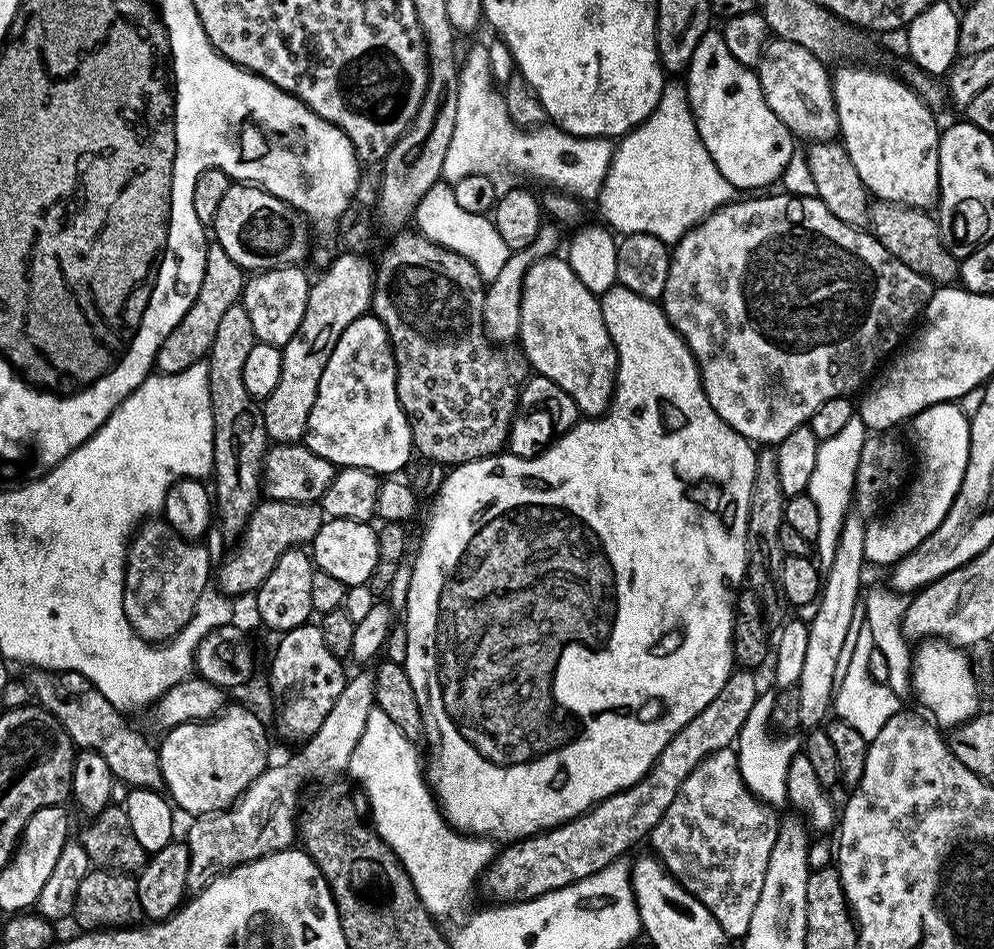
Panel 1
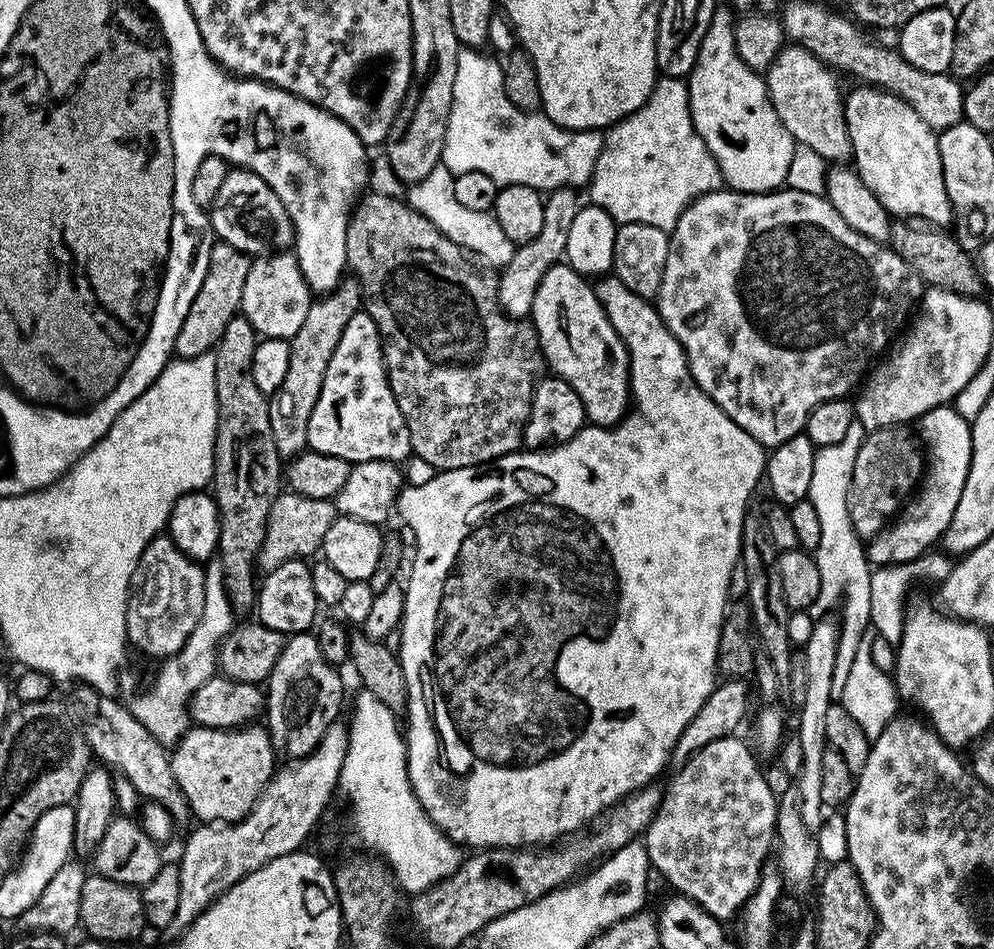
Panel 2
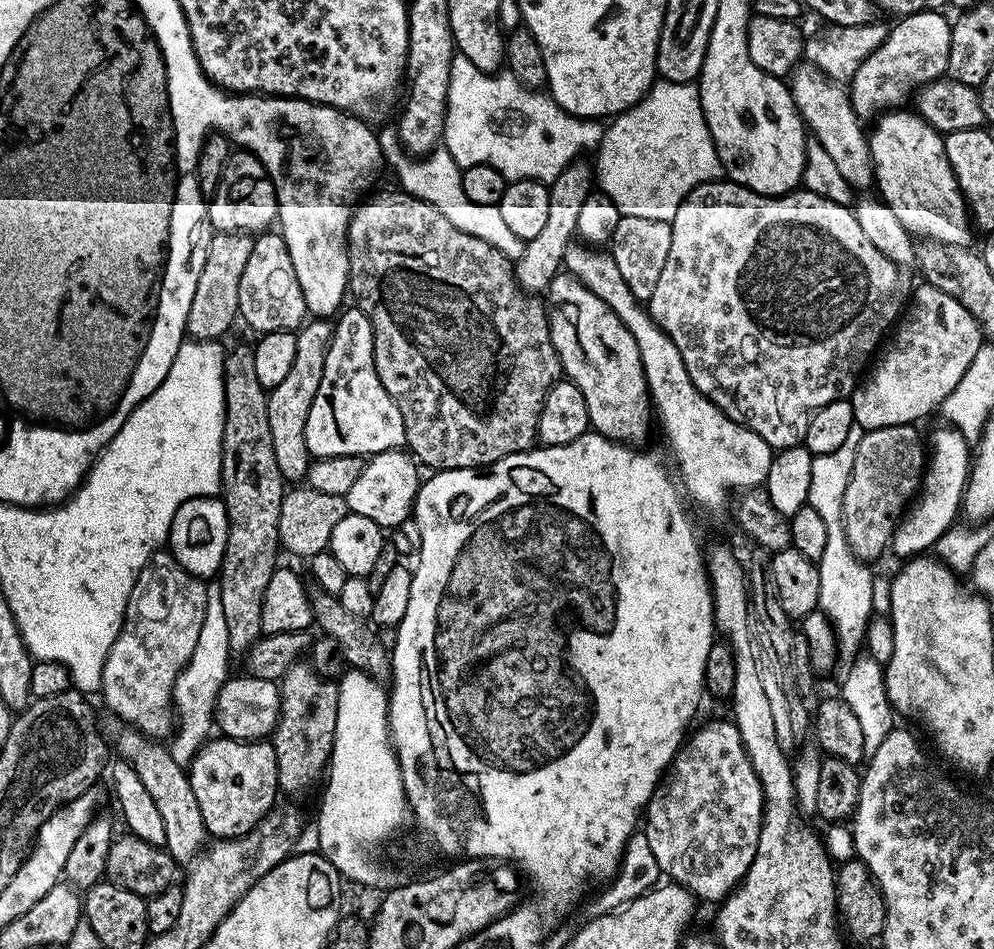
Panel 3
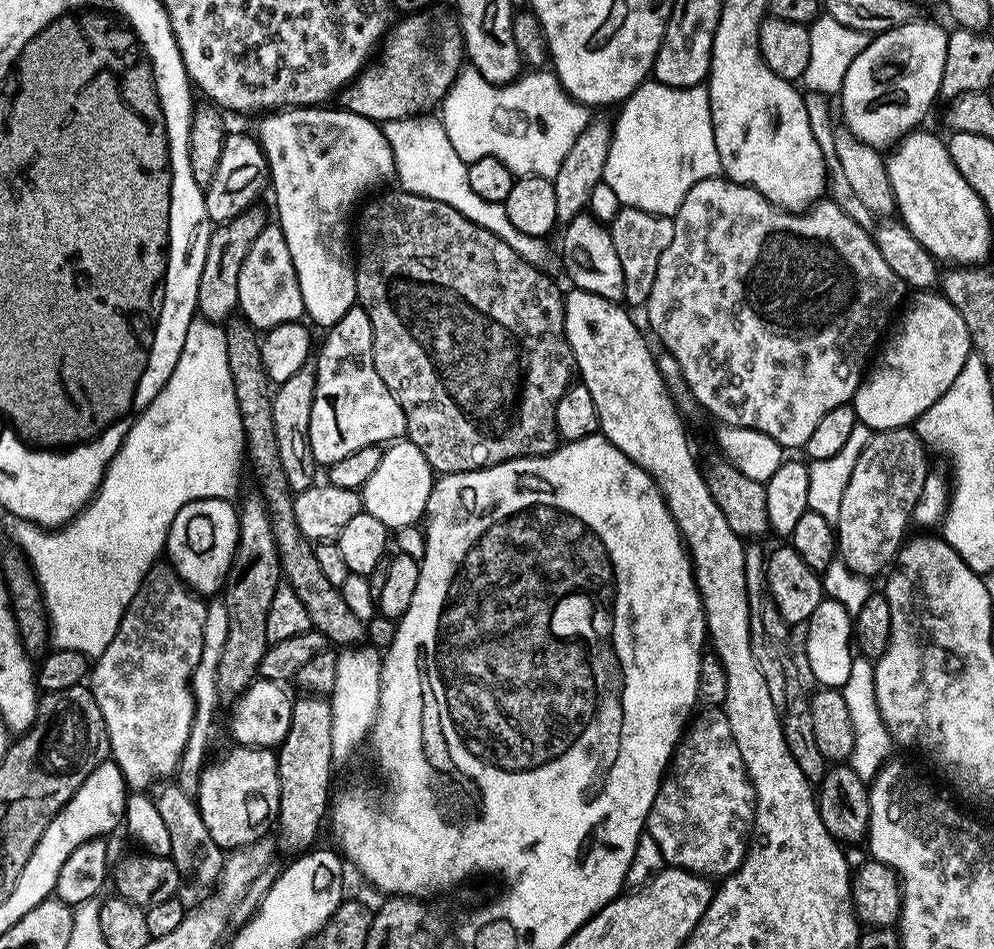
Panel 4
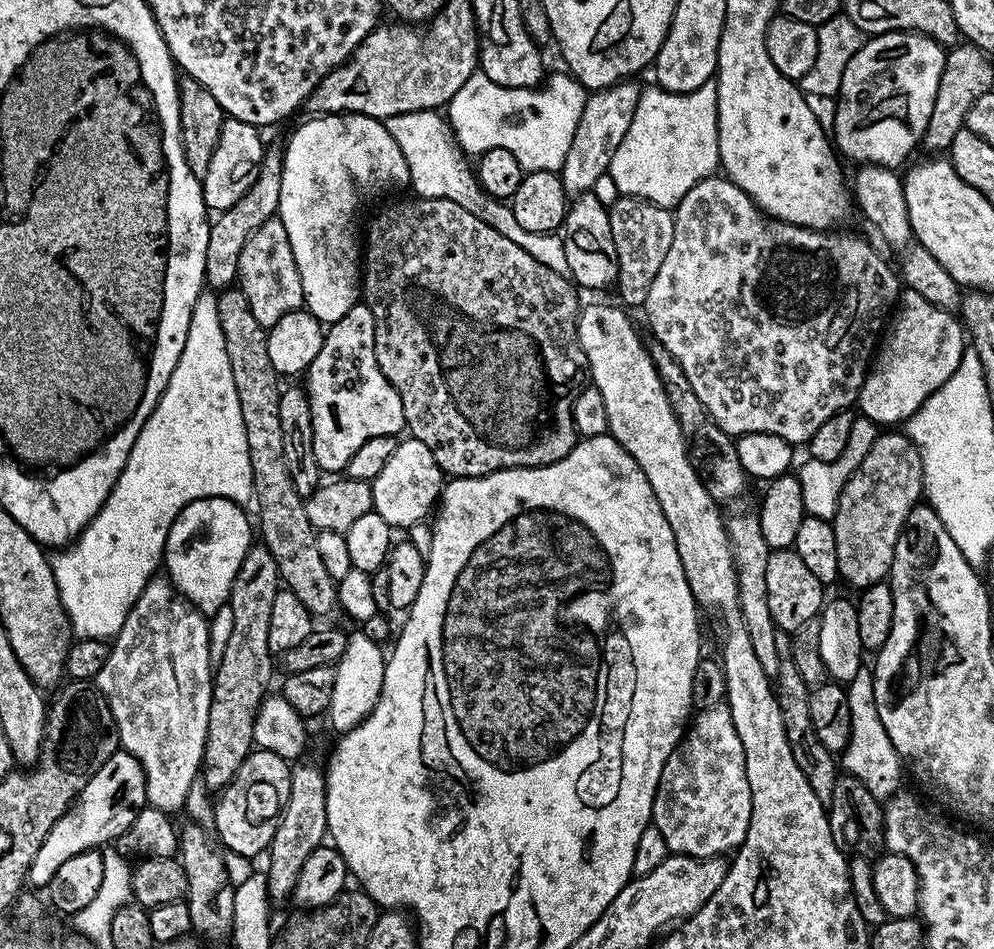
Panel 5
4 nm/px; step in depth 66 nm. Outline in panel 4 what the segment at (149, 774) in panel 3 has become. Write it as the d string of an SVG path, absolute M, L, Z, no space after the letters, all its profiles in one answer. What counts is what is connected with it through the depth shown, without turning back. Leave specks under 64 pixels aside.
M176 782L161 784L164 785L154 793L154 801L159 814L162 814L167 833L170 834L169 857L180 871L181 877L196 876L200 884L215 885L223 870L225 849L220 848L214 838L210 838L210 830L206 830L206 822L202 822L199 803L191 795L184 793Z

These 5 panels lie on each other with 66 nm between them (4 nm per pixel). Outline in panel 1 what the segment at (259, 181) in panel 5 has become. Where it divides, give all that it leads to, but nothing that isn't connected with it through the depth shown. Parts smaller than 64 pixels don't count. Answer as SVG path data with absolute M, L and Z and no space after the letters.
M219 246L208 251L206 270L202 278L202 286L198 290L198 298L194 298L182 322L178 322L178 326L174 326L174 330L170 330L170 334L165 338L156 355L155 371L160 374L174 374L201 363L212 348L214 334L217 333L226 310L230 310L230 306L237 304L243 297L245 283L245 269L239 268L234 258L230 258L230 254L226 254Z

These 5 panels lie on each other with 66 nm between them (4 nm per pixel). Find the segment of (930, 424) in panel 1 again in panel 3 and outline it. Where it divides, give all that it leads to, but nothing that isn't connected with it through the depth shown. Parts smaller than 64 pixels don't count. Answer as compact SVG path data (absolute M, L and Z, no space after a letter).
M943 427L933 434L932 440L930 436L930 455L920 491L892 535L890 552L899 558L911 558L935 549L937 542L957 523L956 515L961 515L970 473L970 444L958 429Z

